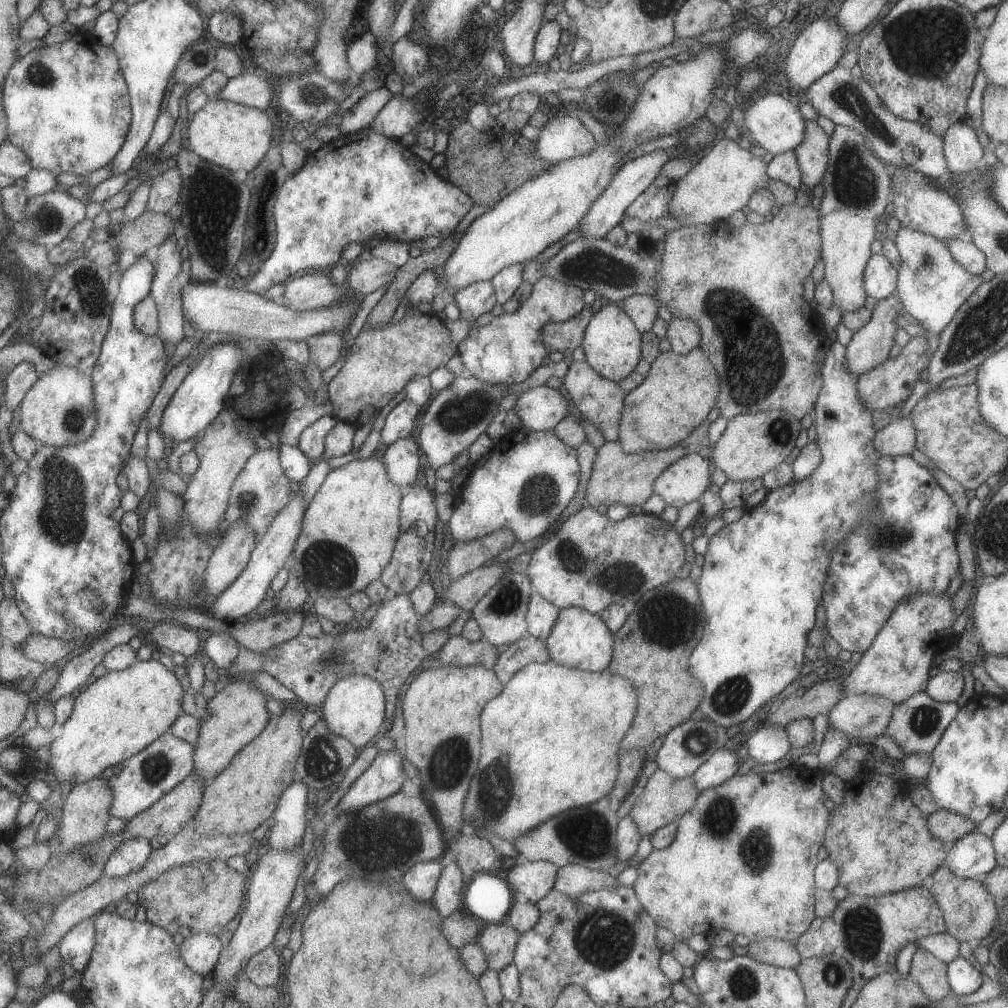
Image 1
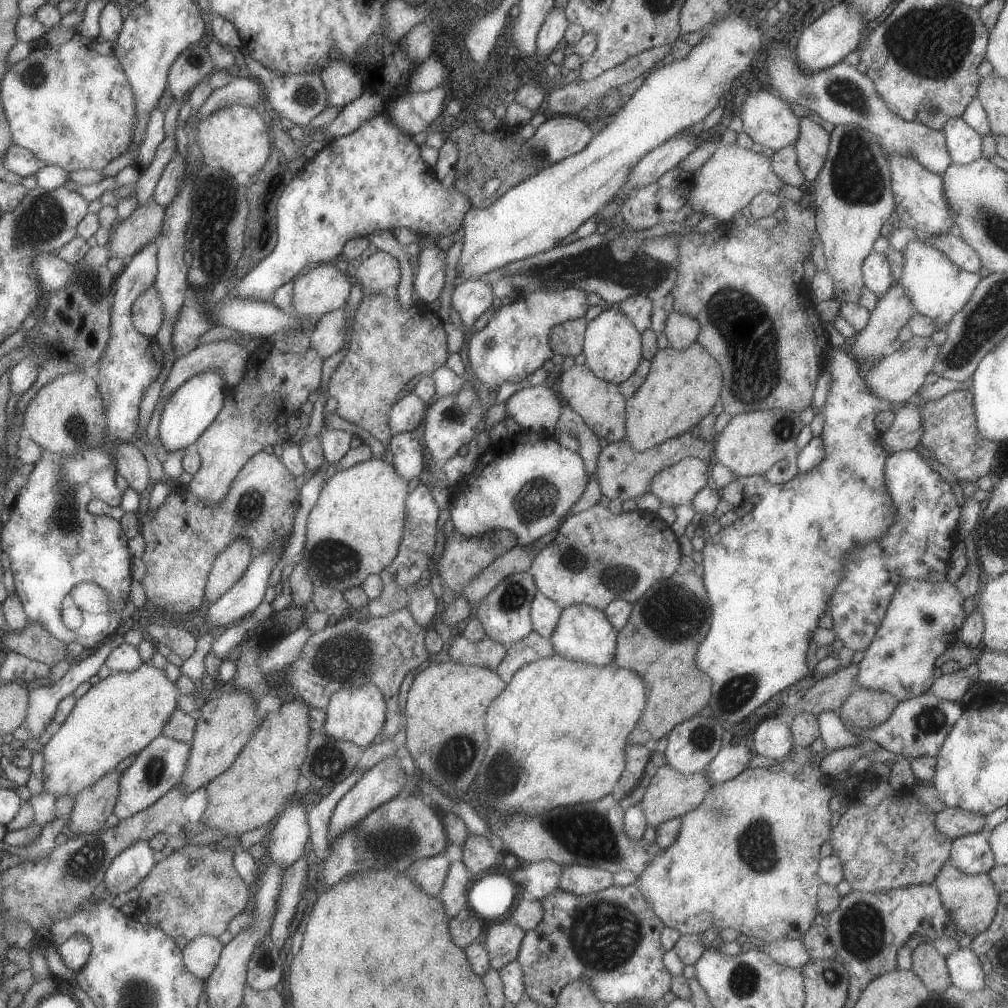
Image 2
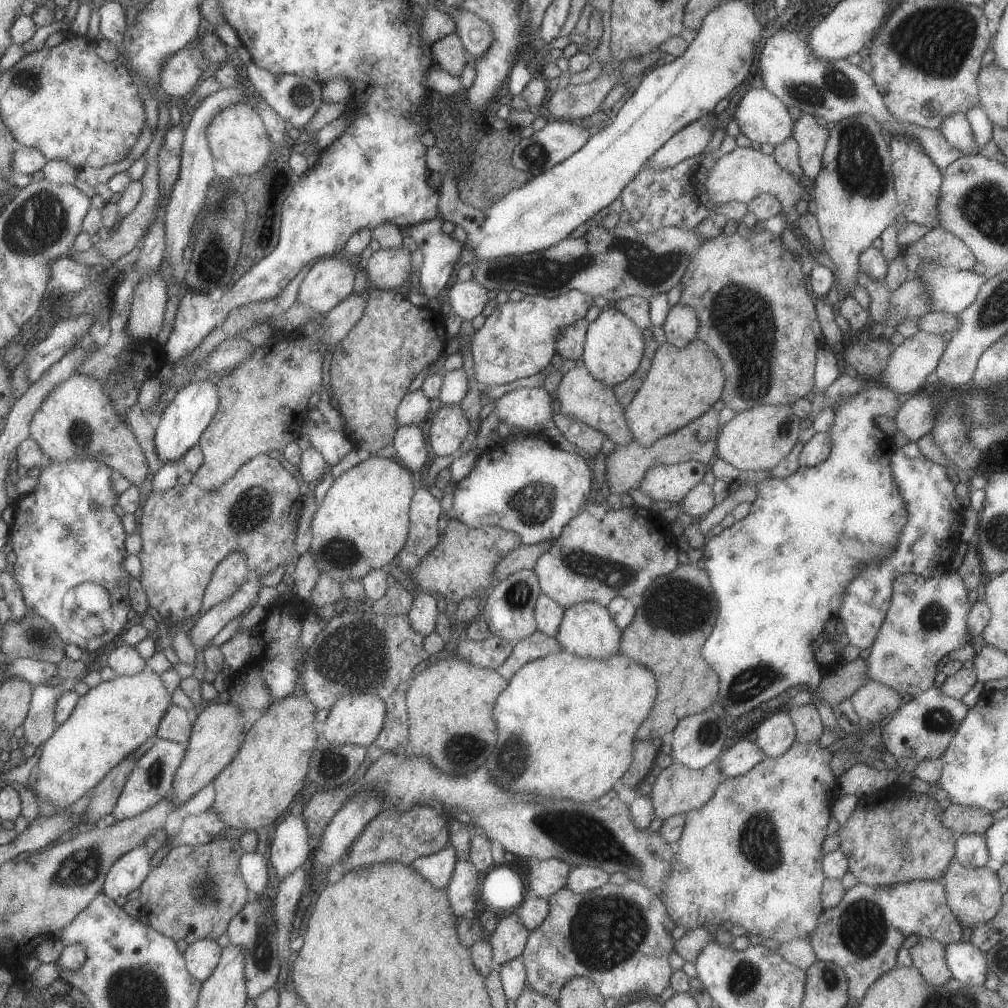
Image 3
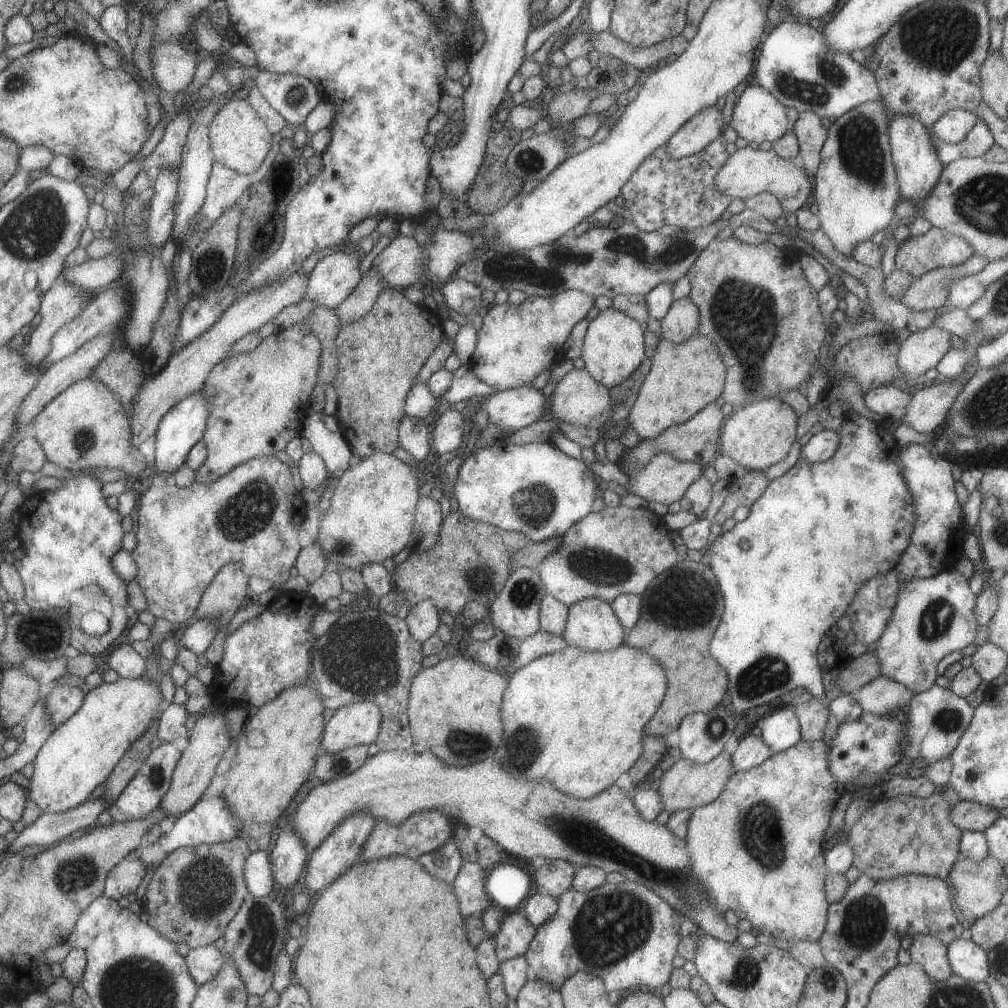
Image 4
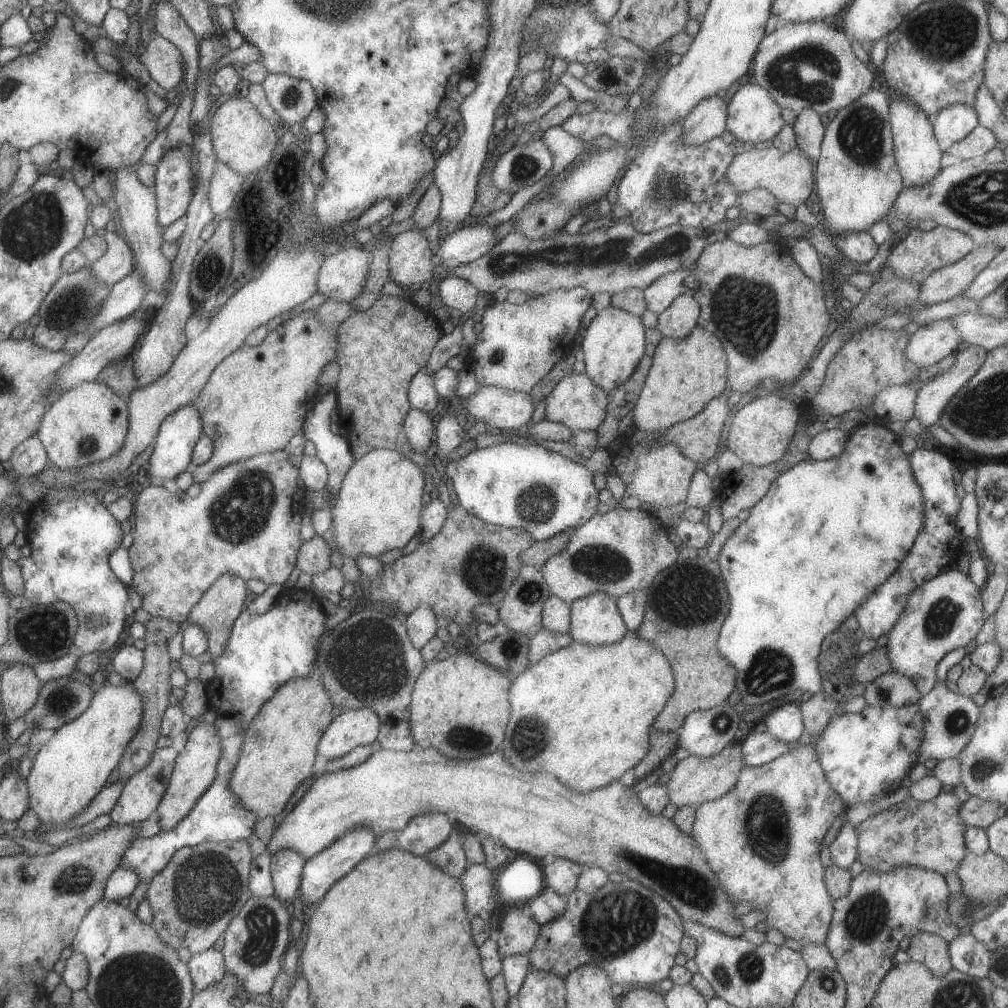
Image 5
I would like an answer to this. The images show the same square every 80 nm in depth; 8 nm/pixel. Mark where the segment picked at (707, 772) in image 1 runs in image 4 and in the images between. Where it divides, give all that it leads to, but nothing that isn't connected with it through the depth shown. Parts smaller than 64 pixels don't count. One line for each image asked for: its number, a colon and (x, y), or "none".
2: (730, 760)
3: (736, 759)
4: (751, 750)

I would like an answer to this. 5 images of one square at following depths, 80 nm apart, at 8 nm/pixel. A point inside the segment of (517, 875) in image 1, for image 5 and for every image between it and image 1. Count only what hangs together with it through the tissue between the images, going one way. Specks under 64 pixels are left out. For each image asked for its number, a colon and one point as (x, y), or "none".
2: (540, 878)
3: (547, 877)
4: (554, 877)
5: (561, 875)

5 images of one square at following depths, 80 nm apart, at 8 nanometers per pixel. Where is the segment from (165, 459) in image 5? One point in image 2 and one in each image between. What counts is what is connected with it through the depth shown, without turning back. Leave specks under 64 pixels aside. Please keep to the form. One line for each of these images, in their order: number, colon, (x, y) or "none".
2: (190, 408)
3: (182, 421)
4: (183, 425)

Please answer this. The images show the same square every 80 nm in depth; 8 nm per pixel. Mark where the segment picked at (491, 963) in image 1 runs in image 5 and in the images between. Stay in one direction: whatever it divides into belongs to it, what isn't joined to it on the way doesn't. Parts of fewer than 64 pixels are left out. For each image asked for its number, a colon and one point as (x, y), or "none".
2: (502, 938)
3: (507, 941)
4: (515, 933)
5: (518, 930)

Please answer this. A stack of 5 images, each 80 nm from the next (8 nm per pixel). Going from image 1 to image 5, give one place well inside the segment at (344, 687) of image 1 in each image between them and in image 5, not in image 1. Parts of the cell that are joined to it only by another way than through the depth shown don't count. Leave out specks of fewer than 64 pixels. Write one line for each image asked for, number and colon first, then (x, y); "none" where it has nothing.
2: (356, 714)
3: (353, 719)
4: (358, 723)
5: (353, 727)

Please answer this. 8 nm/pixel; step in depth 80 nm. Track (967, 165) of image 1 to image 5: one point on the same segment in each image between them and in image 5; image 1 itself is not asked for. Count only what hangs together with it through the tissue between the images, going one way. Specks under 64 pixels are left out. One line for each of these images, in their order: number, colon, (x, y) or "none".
2: (964, 144)
3: (957, 130)
4: (951, 127)
5: (952, 123)

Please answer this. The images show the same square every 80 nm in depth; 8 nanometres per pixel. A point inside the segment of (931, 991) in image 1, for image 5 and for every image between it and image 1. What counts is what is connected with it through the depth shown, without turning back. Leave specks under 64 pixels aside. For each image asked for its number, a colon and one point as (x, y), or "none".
2: (929, 966)
3: (927, 955)
4: (929, 952)
5: (930, 950)

